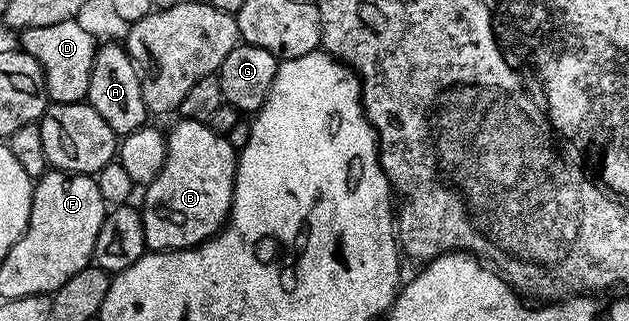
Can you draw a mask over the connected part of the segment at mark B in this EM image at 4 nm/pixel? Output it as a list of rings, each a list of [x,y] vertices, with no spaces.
[[[183,118],[167,134],[167,155],[161,172],[146,187],[141,213],[147,250],[187,250],[214,238],[231,216],[231,201],[235,191],[236,147],[231,147],[230,137],[213,132],[210,125]]]

